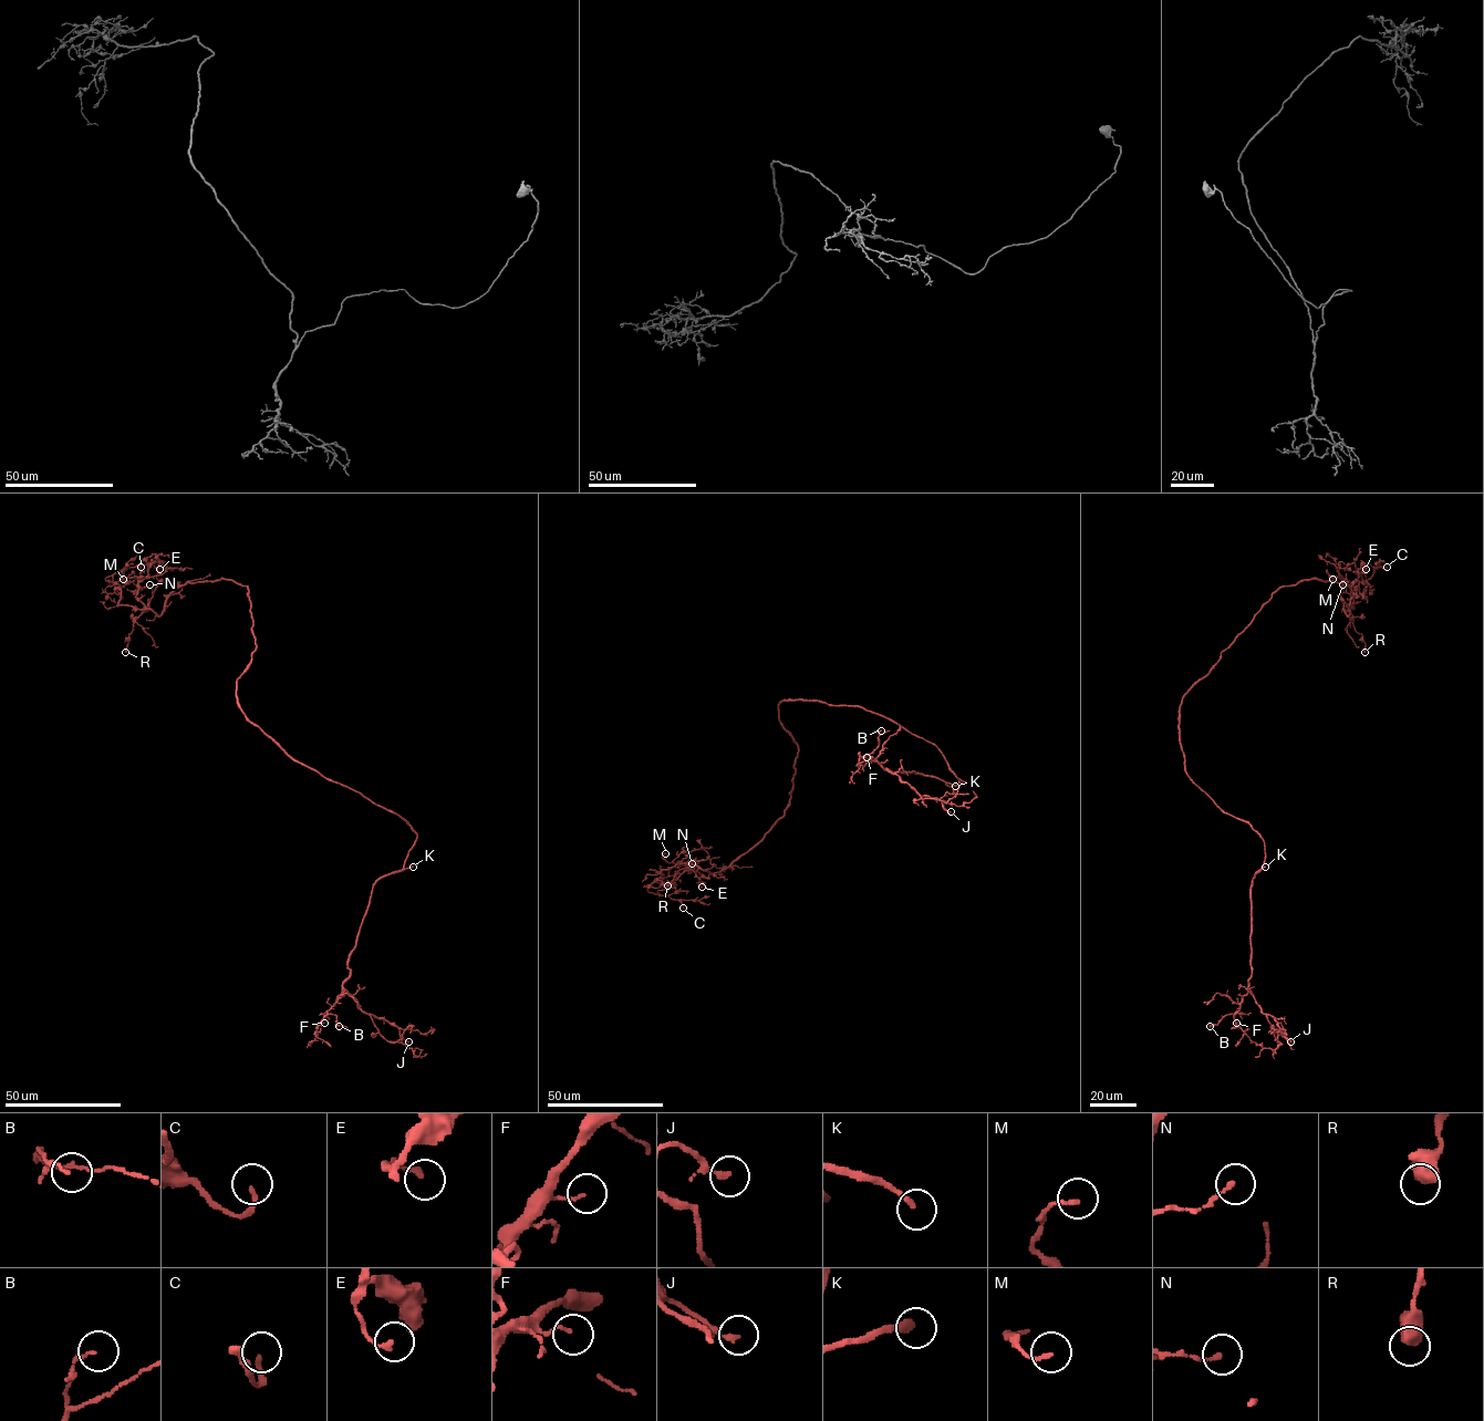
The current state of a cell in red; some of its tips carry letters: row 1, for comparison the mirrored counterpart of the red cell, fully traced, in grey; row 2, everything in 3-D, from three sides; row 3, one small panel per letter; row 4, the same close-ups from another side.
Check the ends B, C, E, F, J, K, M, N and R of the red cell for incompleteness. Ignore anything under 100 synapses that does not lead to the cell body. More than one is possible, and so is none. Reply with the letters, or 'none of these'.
K

